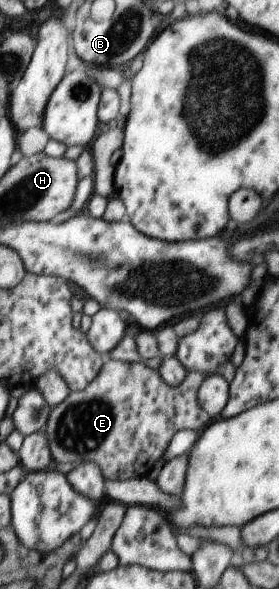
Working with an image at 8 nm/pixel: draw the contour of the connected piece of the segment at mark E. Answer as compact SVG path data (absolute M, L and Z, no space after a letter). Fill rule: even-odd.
M106 357L97 378L89 386L83 391L70 392L63 403L50 409L43 433L52 463L90 460L101 469L104 479L110 482L147 478L165 453L174 433L181 430L200 433L200 429L206 425L208 415L197 399L199 386L205 377L199 372L186 372L184 380L178 386L170 386L161 379L157 370L142 363L129 363Z

